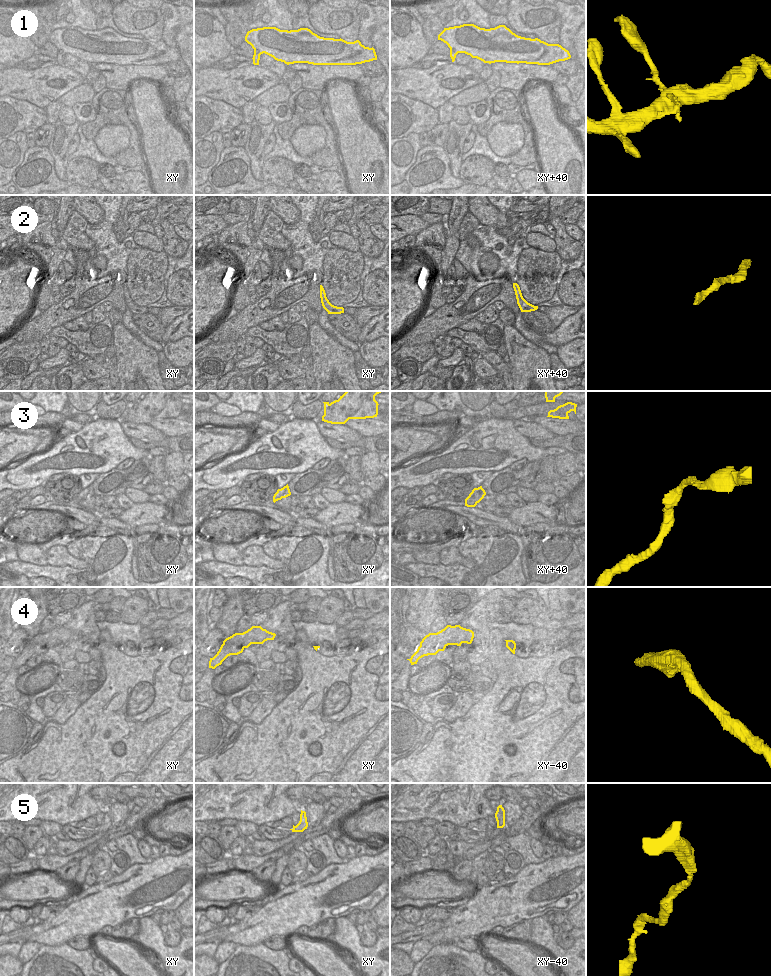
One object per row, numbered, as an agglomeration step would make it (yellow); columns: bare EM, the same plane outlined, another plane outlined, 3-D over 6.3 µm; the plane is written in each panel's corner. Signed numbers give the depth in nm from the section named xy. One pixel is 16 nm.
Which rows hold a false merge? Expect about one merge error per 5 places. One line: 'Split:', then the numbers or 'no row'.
Split: no row

